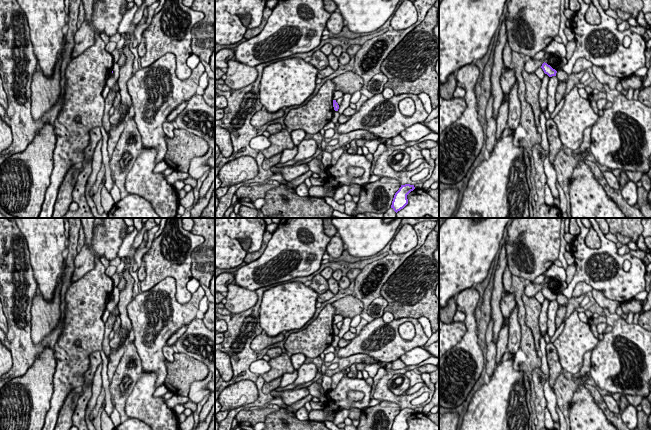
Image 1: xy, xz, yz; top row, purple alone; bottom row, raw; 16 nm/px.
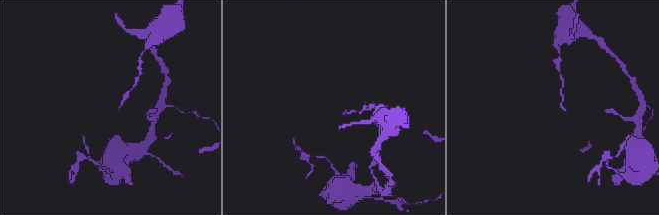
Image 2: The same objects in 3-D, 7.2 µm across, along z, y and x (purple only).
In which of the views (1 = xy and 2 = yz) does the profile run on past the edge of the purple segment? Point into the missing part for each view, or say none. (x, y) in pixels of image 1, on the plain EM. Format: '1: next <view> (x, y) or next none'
1: next none
2: next none

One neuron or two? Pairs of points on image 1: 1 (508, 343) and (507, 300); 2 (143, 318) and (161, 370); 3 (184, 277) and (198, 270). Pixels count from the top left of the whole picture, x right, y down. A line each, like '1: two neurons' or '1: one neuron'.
1: one neuron
2: one neuron
3: two neurons

